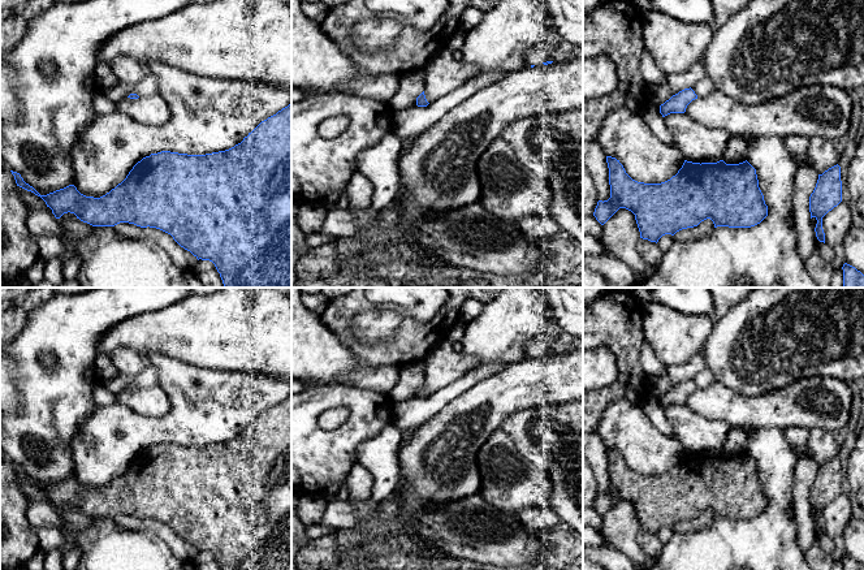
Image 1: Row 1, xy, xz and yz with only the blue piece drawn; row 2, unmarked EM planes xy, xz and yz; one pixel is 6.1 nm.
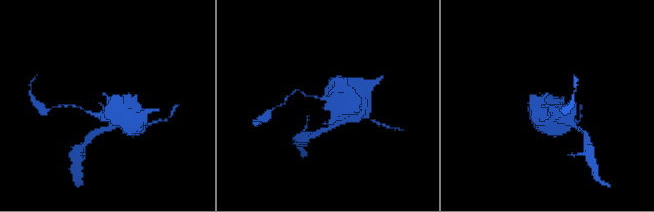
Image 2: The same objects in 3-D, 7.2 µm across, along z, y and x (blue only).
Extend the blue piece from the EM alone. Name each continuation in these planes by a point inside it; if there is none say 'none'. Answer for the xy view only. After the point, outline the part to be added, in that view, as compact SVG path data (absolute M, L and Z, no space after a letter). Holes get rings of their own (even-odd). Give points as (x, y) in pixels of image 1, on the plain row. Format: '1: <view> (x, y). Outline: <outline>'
none

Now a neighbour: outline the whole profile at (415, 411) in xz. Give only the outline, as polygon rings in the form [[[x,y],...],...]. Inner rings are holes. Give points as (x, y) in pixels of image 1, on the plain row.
[[[511,363],[481,364],[476,368],[465,372],[455,381],[441,388],[440,390],[428,396],[427,398],[414,397],[409,401],[394,405],[393,423],[401,429],[418,427],[432,419],[452,400],[454,400],[455,397],[478,384],[479,381],[502,372],[510,364]]]

